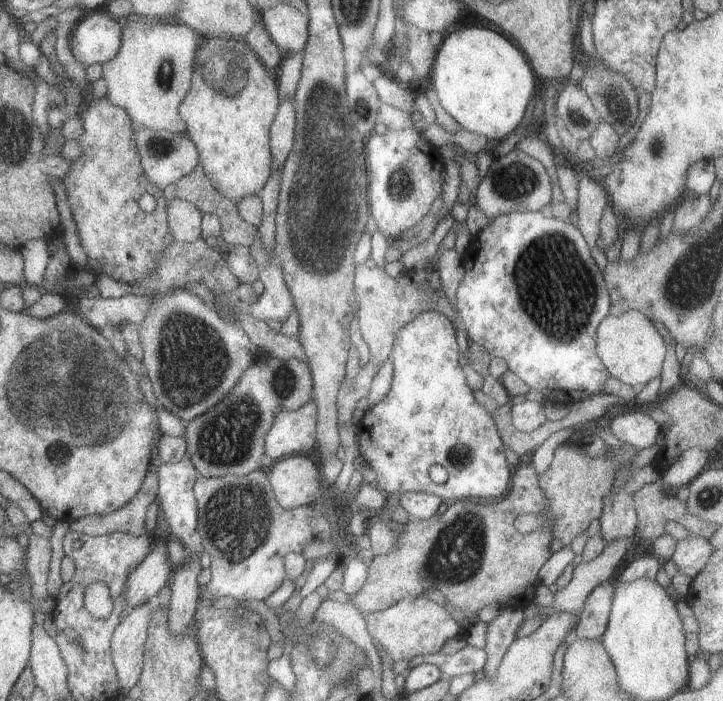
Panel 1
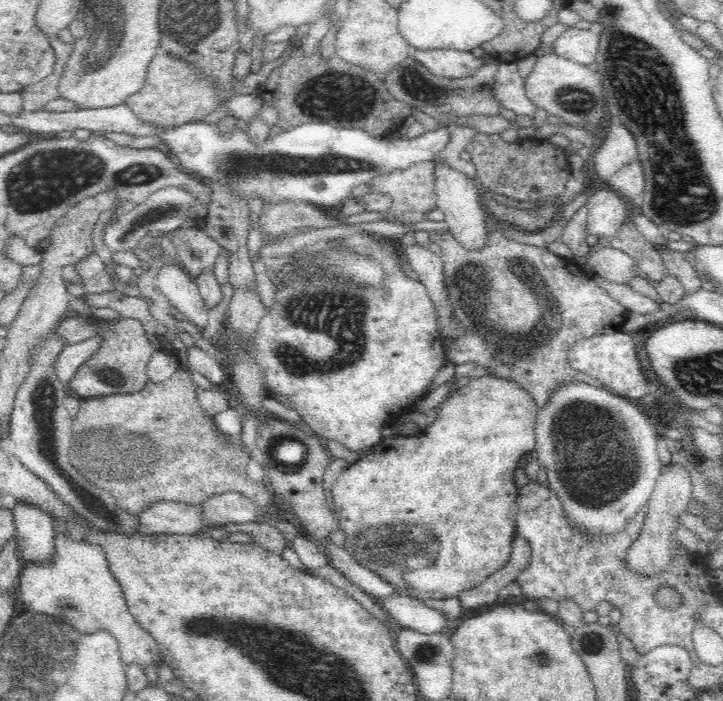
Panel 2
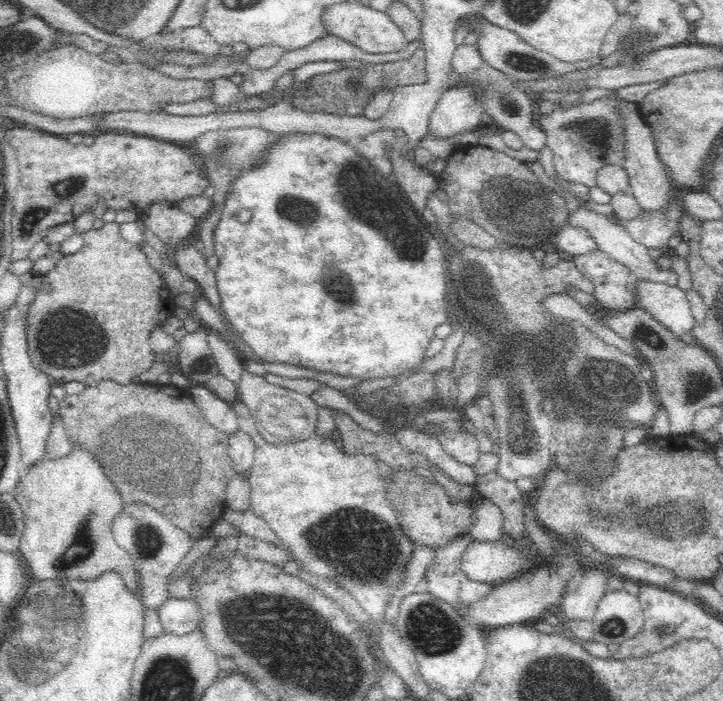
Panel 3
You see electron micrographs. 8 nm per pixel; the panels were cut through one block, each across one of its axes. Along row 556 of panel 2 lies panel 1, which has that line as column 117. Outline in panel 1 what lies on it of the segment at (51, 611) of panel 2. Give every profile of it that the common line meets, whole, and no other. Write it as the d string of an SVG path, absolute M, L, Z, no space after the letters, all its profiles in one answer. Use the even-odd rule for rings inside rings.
M127 18L121 30L121 48L117 56L103 64L101 78L105 80L105 98L113 104L123 108L135 126L143 126L149 130L167 130L171 134L185 134L185 120L179 118L179 102L185 98L191 82L193 72L193 56L201 44L203 36L199 36L193 28L185 24L159 24L157 20L139 20Z

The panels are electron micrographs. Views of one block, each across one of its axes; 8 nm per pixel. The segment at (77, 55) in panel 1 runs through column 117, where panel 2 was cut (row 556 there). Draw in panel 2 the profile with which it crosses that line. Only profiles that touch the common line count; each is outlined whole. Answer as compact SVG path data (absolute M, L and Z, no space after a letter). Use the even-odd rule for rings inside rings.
M18 500L14 506L18 554L22 562L48 562L54 554L56 532L52 528L52 516L42 508Z

